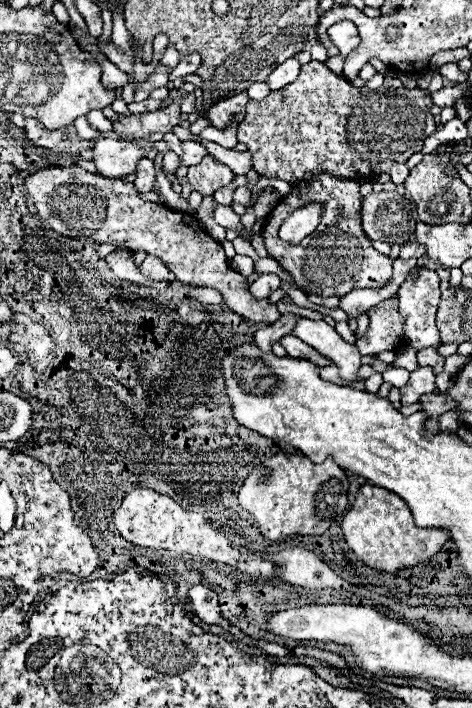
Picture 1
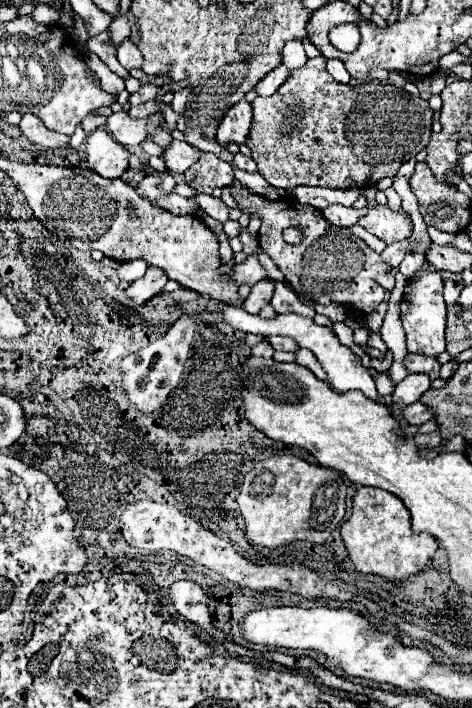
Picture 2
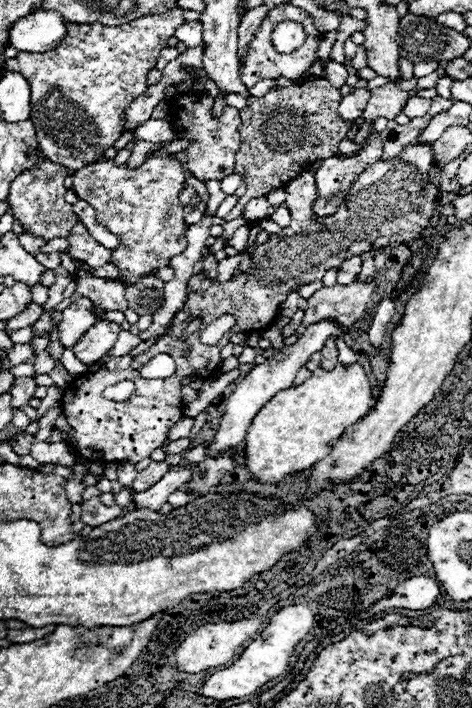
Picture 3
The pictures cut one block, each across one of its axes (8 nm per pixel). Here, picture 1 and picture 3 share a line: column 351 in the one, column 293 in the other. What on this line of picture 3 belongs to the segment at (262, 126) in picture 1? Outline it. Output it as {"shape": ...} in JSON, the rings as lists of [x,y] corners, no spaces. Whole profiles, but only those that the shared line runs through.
{"shape":[[[308,78],[302,84],[276,86],[266,96],[248,96],[248,106],[240,110],[242,144],[236,154],[236,170],[246,172],[246,194],[223,219],[225,222],[242,217],[243,209],[252,198],[266,196],[276,188],[284,188],[302,170],[308,170],[316,160],[326,160],[338,154],[338,144],[346,138],[352,122],[338,116],[342,94],[324,78]]]}

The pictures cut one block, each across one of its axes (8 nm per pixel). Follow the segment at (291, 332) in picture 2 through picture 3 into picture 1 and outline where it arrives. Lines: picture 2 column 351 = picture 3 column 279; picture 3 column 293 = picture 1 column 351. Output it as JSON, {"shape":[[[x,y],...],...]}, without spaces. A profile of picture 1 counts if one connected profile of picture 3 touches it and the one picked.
{"shape":[[[298,318],[292,334],[296,334],[302,342],[312,346],[324,358],[328,358],[334,366],[338,366],[340,378],[346,382],[346,386],[362,388],[362,382],[354,382],[354,380],[358,380],[362,356],[360,356],[358,348],[354,344],[344,342],[342,336],[332,326],[328,326],[324,320]]]}

